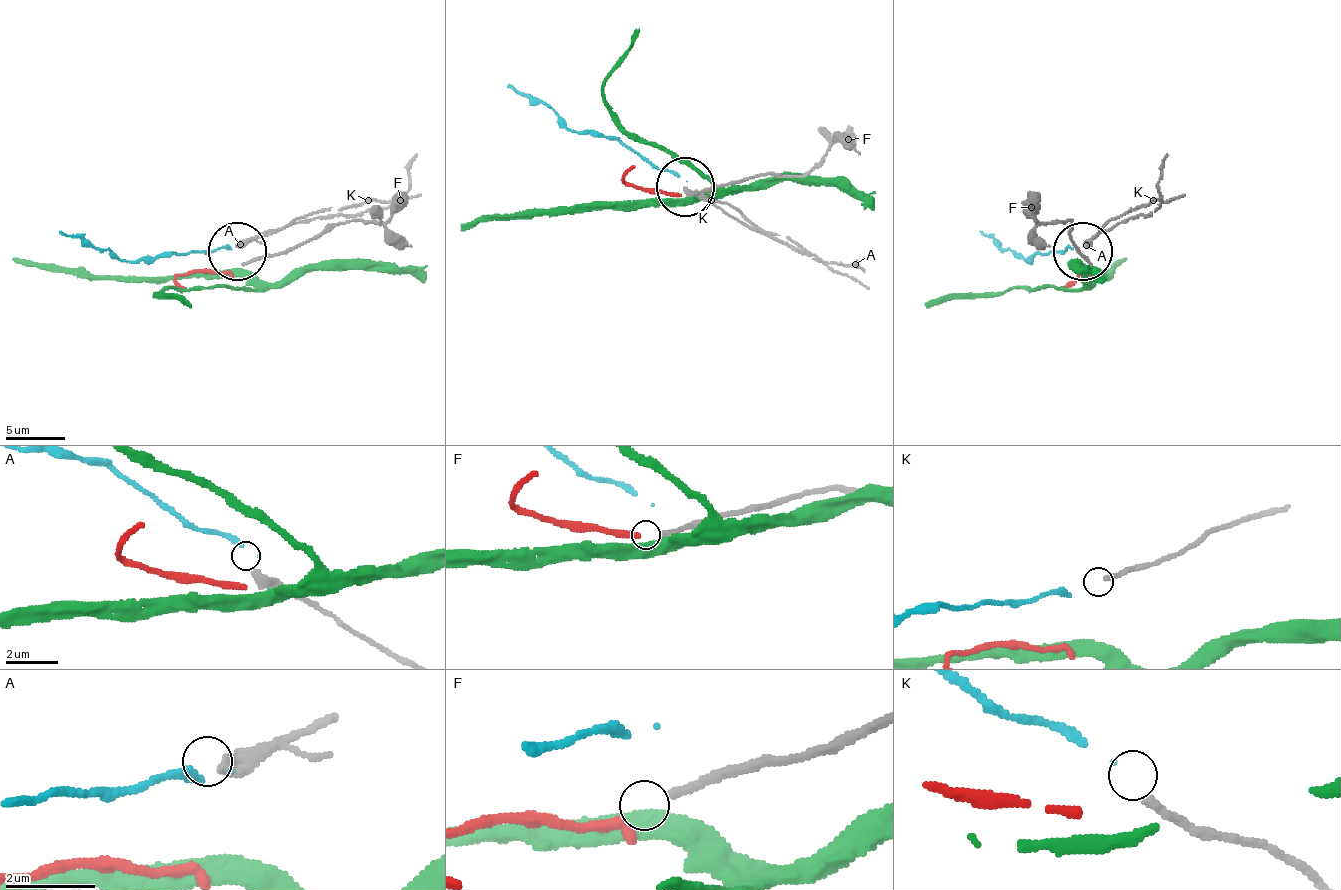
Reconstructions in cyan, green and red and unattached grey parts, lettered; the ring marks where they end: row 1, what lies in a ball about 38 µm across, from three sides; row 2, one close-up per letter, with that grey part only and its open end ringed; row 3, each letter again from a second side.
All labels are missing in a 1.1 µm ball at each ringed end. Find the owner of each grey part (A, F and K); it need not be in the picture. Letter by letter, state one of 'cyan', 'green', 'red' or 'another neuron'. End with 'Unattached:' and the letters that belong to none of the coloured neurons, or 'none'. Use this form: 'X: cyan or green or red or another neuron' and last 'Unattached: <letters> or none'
A: another neuron
F: red
K: cyan
Unattached: A

